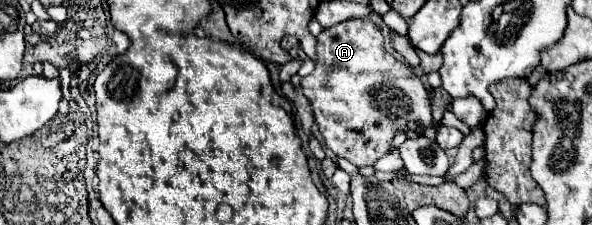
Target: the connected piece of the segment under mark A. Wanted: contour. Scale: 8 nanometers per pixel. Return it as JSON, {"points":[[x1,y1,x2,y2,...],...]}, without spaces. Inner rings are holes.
{"points":[[355,18,333,28,323,28,317,36,317,66,309,76,301,78,301,88,313,106,315,122,327,148,357,168,373,166,377,158,387,154,393,138,405,132,409,122,423,128,433,122,423,82,407,62,387,52,385,38,371,20],[389,88,395,88,395,118,383,118,381,110,385,104,383,90]]}

